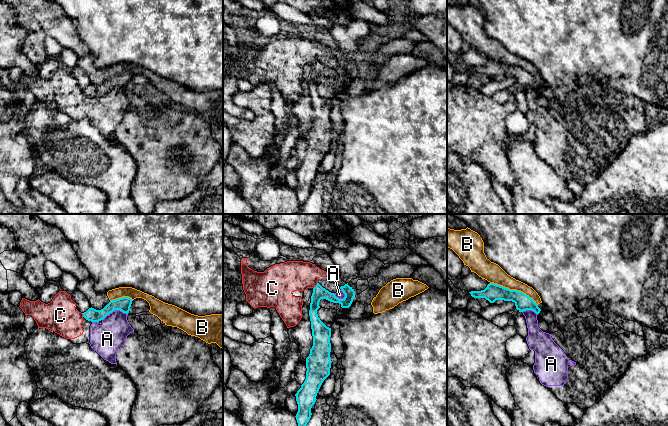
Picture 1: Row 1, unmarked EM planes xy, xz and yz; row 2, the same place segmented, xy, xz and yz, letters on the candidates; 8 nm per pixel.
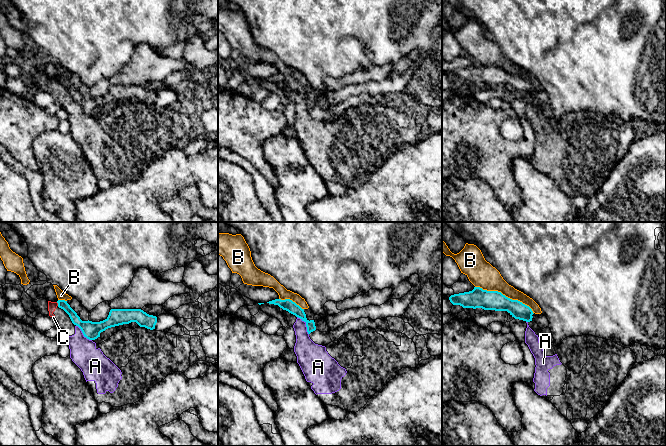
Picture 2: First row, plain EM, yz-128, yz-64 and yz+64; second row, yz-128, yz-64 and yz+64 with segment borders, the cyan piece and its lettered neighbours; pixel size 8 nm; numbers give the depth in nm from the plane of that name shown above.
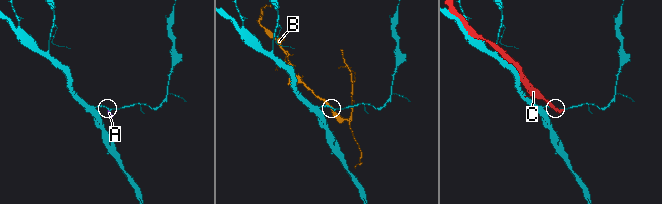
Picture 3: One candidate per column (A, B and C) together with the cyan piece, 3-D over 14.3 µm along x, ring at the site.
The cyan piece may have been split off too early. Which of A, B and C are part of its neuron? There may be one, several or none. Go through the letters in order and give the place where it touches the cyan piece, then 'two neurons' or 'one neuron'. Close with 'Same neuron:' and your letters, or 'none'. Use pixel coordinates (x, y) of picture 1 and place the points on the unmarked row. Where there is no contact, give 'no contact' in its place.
A: contact xy (114, 86); two neurons
B: contact yz (514, 66); two neurons
C: contact xz (316, 61); two neurons
Same neuron: none

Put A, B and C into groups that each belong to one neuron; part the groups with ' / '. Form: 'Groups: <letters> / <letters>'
Groups: A C / B

